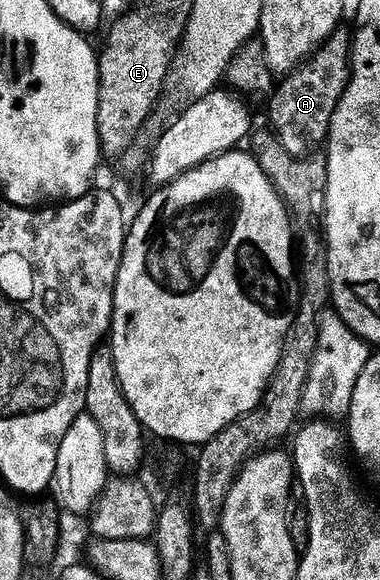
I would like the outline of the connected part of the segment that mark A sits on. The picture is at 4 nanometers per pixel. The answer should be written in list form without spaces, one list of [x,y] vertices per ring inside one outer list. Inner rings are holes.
[[[340,28],[333,31],[319,50],[296,67],[275,90],[271,98],[270,129],[278,138],[281,148],[295,158],[305,158],[316,153],[326,143],[333,116],[345,96],[351,79],[351,48],[353,34],[349,29]]]

